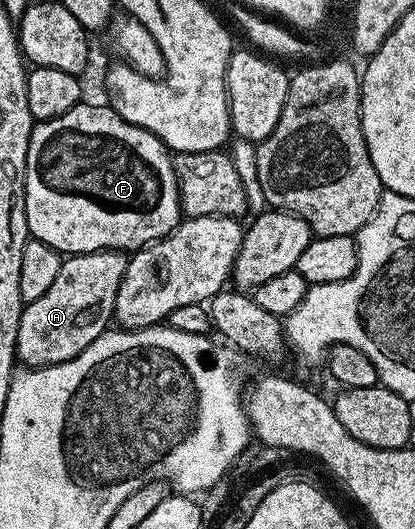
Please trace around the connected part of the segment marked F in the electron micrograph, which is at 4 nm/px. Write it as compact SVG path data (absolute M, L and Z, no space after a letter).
M81 101L74 109L62 113L62 117L54 117L37 122L32 129L30 137L30 153L26 153L26 221L28 222L28 233L31 238L50 245L55 251L69 255L85 255L95 251L122 251L135 253L142 247L154 243L158 239L164 239L182 221L180 210L180 181L176 177L173 156L164 146L157 135L142 129L138 125L130 125L118 117L111 107L101 105L95 107L92 103Z

